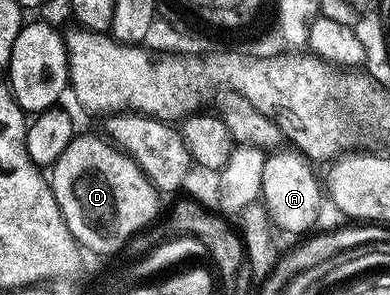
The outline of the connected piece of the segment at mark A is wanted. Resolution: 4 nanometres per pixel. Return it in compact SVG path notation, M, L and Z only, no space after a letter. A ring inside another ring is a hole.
M275 149L266 156L264 172L261 176L262 202L268 214L284 232L303 231L307 233L319 219L319 191L321 195L321 179L315 176L312 160L298 149Z

